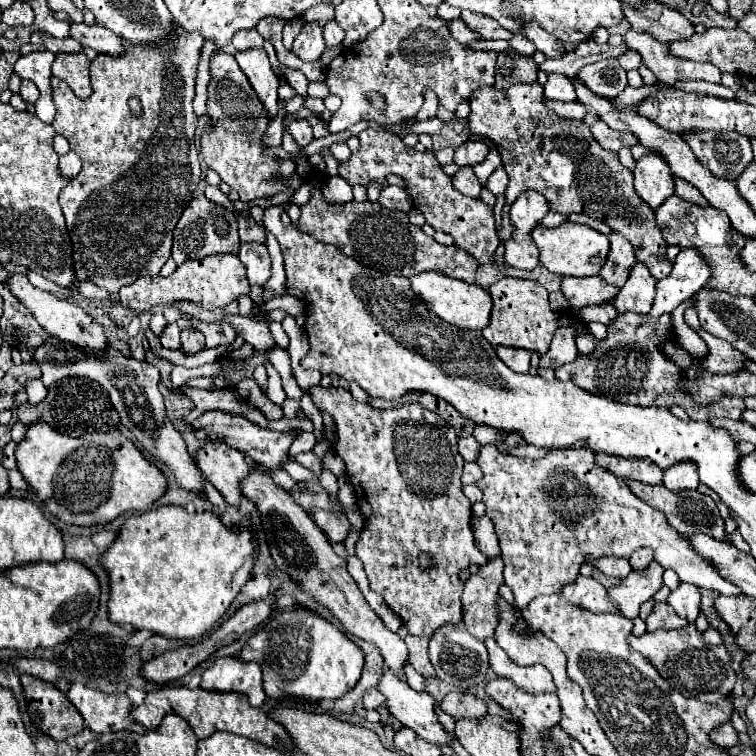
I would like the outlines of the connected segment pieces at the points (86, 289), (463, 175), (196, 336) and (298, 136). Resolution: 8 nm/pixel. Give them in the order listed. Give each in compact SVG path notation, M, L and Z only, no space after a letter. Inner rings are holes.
M90 281L80 283L80 285L78 285L78 291L80 291L84 297L92 299L92 301L98 301L98 299L108 299L108 297L110 297L110 293L108 293L108 291L104 291L102 287L98 287L98 285L90 283Z
M460 167L460 171L452 177L452 185L456 191L460 191L462 195L468 195L468 197L478 197L480 195L480 181L476 179L474 171L470 167Z
M182 331L180 333L180 351L184 355L196 355L204 351L204 335L200 331Z
M306 119L292 121L292 123L290 123L290 127L288 127L288 131L290 131L290 135L294 137L294 141L296 141L300 147L308 145L308 143L314 139L314 137L312 137L312 127L308 125L308 121L306 121Z

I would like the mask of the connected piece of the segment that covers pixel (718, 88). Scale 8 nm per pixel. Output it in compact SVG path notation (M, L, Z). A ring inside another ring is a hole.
M706 81L678 82L672 86L665 85L665 89L680 89L685 92L698 92L707 95L719 96L729 100L737 100L735 94L722 84L713 84Z

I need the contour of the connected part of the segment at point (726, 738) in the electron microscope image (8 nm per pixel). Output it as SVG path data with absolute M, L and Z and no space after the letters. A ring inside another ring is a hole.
M728 721L728 723L722 723L720 727L716 727L710 733L710 741L720 745L720 747L732 747L732 745L738 745L738 733L732 727L732 723Z

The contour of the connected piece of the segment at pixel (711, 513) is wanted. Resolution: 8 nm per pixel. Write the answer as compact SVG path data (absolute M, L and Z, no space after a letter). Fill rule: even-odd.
M630 479L626 481L626 485L630 487L630 491L632 491L636 497L640 497L642 501L646 501L650 507L664 511L668 523L670 523L680 535L708 533L710 537L724 541L724 537L726 537L724 519L720 517L718 507L716 507L716 503L714 503L710 497L706 497L706 495L702 495L702 493L698 493L698 491L678 491L678 493L672 493L672 491L668 491L664 485L654 485L654 487L652 487L652 485L636 483L636 481L630 481Z

